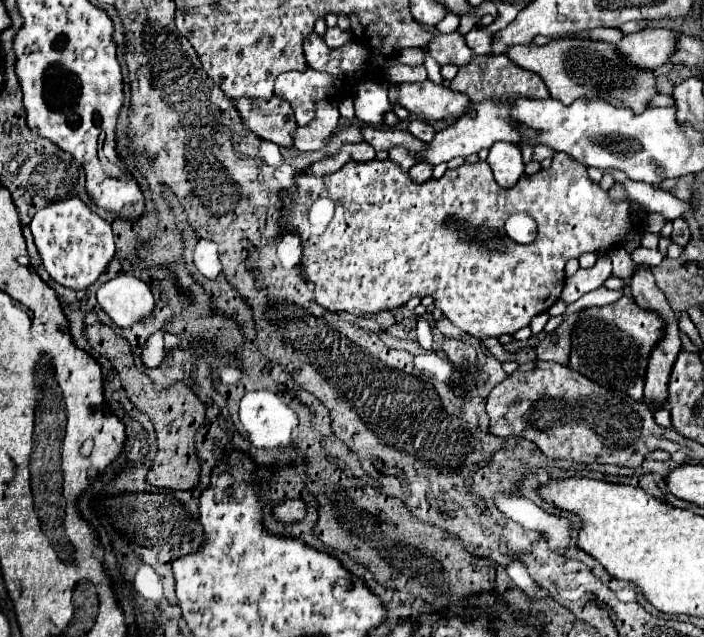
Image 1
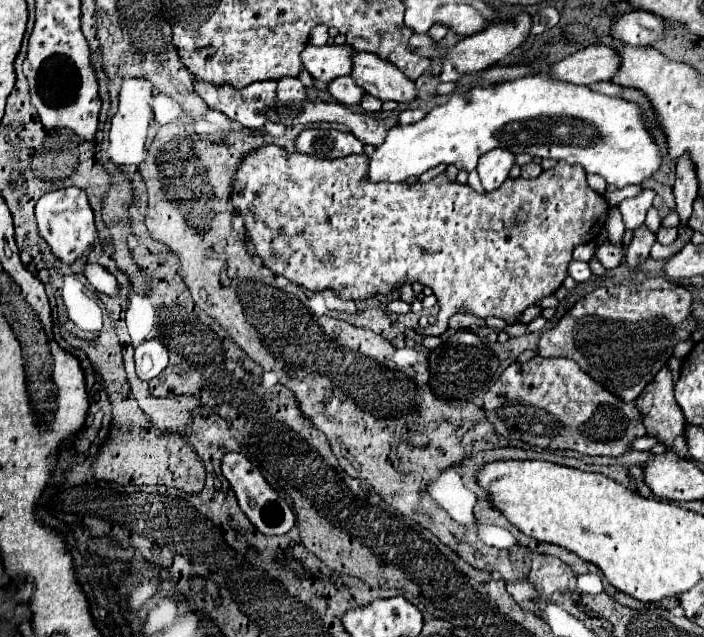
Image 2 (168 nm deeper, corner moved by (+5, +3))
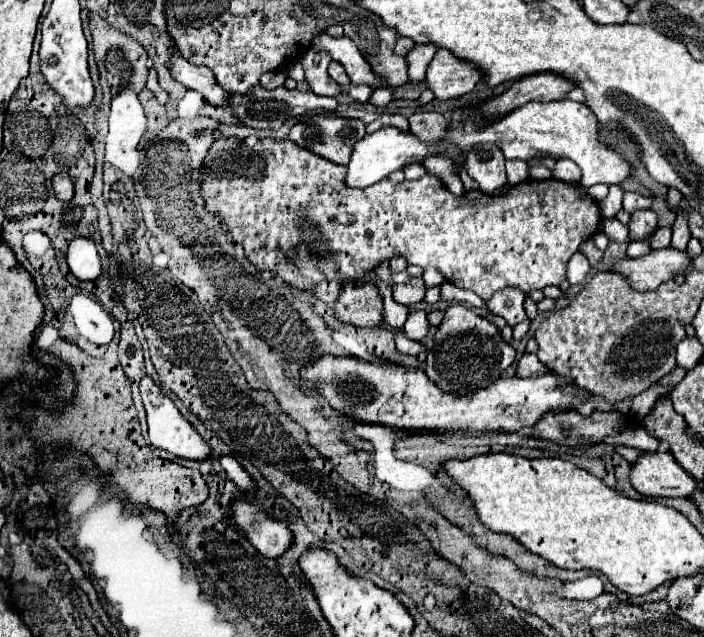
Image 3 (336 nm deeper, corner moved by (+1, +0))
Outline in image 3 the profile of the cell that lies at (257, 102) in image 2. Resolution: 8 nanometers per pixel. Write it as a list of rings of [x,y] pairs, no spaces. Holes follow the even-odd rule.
[[[174,55],[170,61],[170,69],[176,81],[180,81],[184,87],[198,91],[208,103],[218,105],[218,107],[226,107],[230,95],[226,91],[222,91],[222,87],[218,87],[214,75],[210,69],[206,67],[198,67],[188,63],[186,59]]]

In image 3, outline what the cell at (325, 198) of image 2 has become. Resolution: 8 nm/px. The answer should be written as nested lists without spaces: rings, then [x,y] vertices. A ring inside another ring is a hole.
[[[218,139],[206,159],[204,159],[204,165],[202,165],[202,173],[200,173],[200,181],[202,181],[202,195],[204,195],[204,203],[206,203],[206,209],[210,213],[216,213],[224,219],[224,223],[228,225],[228,233],[232,235],[232,239],[236,243],[240,243],[246,251],[246,257],[260,269],[260,271],[270,271],[272,275],[278,275],[282,281],[286,281],[290,287],[296,287],[296,289],[306,289],[310,293],[314,293],[318,299],[326,301],[326,303],[334,303],[344,287],[344,283],[352,281],[352,283],[364,283],[372,273],[374,269],[384,263],[384,261],[390,261],[392,257],[404,257],[408,261],[408,265],[420,265],[422,269],[428,269],[428,267],[434,267],[438,269],[444,279],[460,289],[468,289],[468,291],[474,291],[478,297],[482,297],[484,301],[488,301],[494,293],[502,291],[502,289],[508,289],[508,287],[514,287],[514,289],[520,289],[524,295],[528,295],[530,291],[538,289],[542,291],[544,287],[548,285],[554,285],[554,287],[560,287],[564,281],[566,281],[566,263],[568,259],[578,251],[578,247],[588,241],[584,247],[580,247],[580,251],[588,257],[590,265],[598,265],[602,261],[602,251],[598,251],[594,247],[594,241],[590,237],[594,237],[598,233],[598,227],[602,223],[602,215],[600,215],[600,207],[598,203],[588,197],[588,195],[582,195],[580,193],[580,187],[574,185],[574,183],[566,183],[566,181],[560,181],[560,179],[546,179],[546,181],[534,181],[534,179],[526,179],[518,185],[514,185],[508,193],[504,195],[486,195],[482,191],[468,191],[468,193],[462,193],[460,197],[452,195],[442,183],[440,179],[432,177],[432,175],[424,175],[422,179],[418,181],[404,181],[404,183],[398,183],[394,185],[390,179],[382,179],[382,183],[374,185],[374,187],[368,187],[366,191],[354,191],[350,187],[346,187],[346,167],[344,165],[334,165],[326,159],[322,159],[320,155],[314,155],[312,151],[306,151],[302,147],[298,147],[296,143],[292,141],[278,141],[278,139],[260,139],[252,149],[246,149],[246,145],[242,145],[240,141],[236,139]]]

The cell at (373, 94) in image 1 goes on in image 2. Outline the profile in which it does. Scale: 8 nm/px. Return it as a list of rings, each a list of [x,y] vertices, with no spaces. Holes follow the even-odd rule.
[[[342,76],[338,80],[332,80],[328,84],[328,92],[332,94],[334,100],[338,100],[340,104],[346,104],[346,106],[354,106],[354,104],[360,104],[362,96],[366,94],[362,88],[358,88],[354,84],[354,80],[350,76]]]

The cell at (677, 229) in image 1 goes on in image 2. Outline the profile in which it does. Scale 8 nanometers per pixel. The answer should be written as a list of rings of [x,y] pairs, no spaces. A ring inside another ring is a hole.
[[[660,226],[660,230],[656,232],[656,240],[660,244],[672,244],[676,240],[676,236],[678,236],[678,228],[664,228],[664,226]]]

